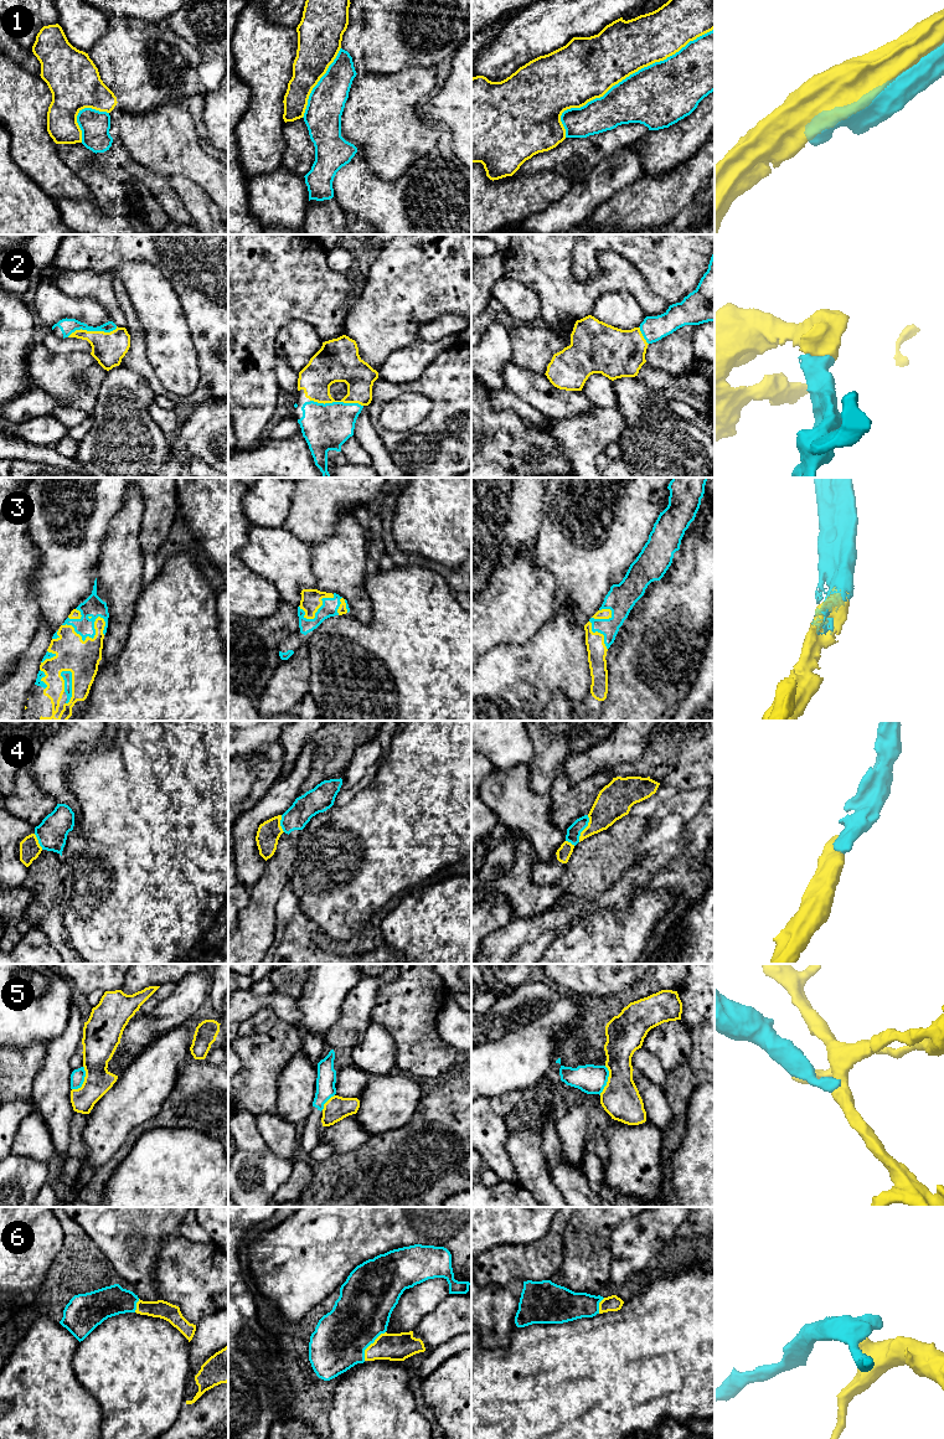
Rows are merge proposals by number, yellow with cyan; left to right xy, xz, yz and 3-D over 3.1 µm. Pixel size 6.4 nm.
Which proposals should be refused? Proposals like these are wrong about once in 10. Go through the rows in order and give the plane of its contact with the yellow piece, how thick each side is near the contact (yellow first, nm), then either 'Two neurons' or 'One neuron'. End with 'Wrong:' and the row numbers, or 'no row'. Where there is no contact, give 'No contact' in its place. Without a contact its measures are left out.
1: Touches yellow in yz. Thickness 400 nm (yellow) against 420 nm. Two neurons
2: Touches yellow in xz. Thickness 260 nm (yellow) against 300 nm. One neuron
3: Touches yellow in xy. Thickness 220 nm (yellow) against 140 nm. One neuron
4: Touches yellow in yz. Thickness 220 nm (yellow) against 90 nm. One neuron
5: Touches yellow in xy. Thickness 200 nm (yellow) against 90 nm. Two neurons
6: Touches yellow in xz. Thickness 180 nm (yellow) against 360 nm. One neuron
Wrong: 1, 5

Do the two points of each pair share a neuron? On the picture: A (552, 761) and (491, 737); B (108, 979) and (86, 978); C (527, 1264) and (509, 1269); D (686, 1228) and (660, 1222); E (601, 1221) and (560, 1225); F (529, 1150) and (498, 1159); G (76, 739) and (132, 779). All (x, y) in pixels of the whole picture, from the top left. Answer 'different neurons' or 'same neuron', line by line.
A: different neurons
B: same neuron
C: same neuron
D: different neurons
E: different neurons
F: different neurons
G: different neurons

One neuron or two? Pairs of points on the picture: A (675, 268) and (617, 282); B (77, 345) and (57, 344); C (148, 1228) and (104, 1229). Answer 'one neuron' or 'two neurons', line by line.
A: two neurons
B: one neuron
C: one neuron

